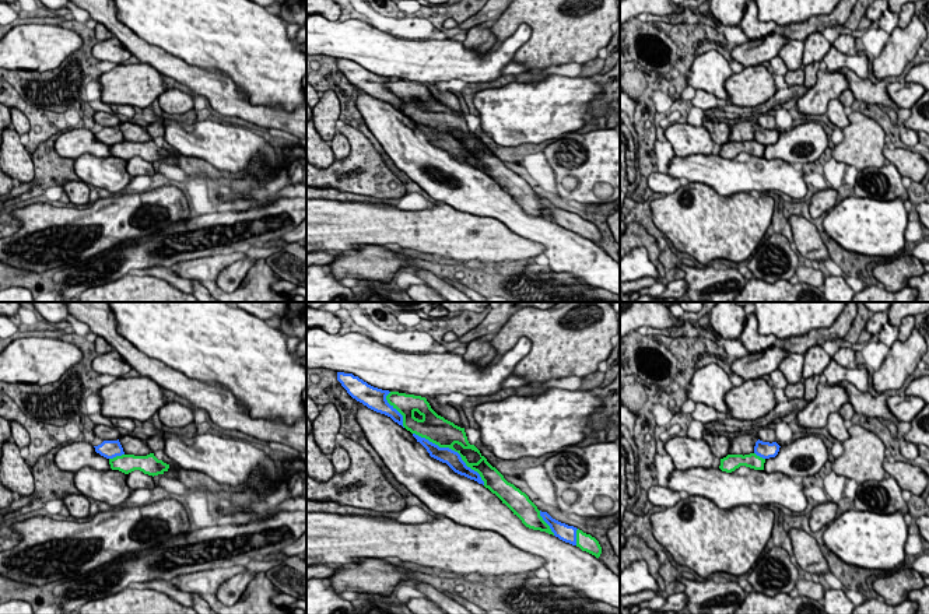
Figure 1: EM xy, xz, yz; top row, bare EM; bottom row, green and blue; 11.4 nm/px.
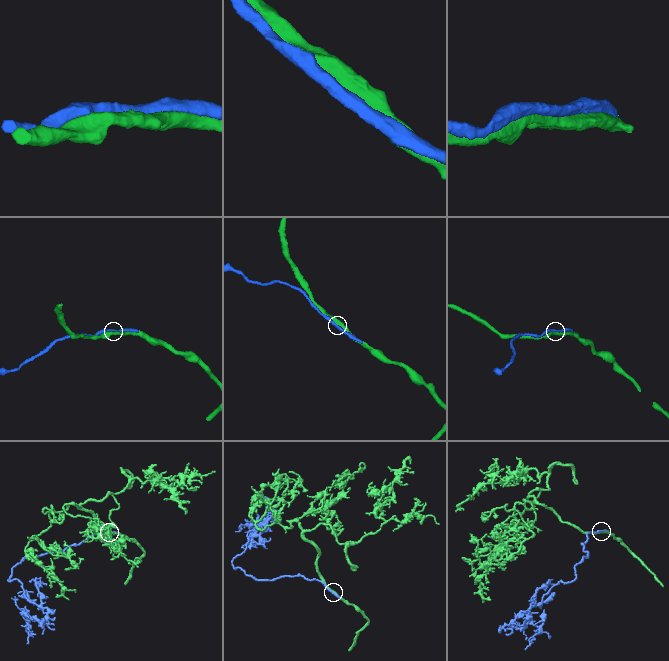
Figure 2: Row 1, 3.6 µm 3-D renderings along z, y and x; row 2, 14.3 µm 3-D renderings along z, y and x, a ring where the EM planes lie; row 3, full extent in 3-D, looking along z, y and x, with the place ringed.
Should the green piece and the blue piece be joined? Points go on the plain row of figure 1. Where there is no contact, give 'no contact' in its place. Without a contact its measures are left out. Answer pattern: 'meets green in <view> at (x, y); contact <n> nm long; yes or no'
meets green in xz at (452, 136); contact 1000 nm long; yes

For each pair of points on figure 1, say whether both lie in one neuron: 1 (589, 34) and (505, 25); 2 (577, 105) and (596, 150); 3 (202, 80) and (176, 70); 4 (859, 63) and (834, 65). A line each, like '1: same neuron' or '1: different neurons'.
1: same neuron
2: different neurons
3: same neuron
4: same neuron

